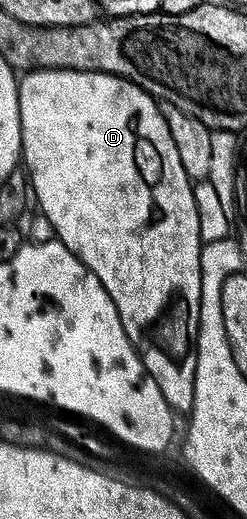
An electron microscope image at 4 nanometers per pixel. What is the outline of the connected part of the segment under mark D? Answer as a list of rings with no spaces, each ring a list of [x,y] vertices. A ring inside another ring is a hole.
[[[29,71],[19,80],[20,88],[20,146],[22,148],[22,163],[26,168],[27,178],[30,180],[30,191],[40,202],[38,207],[39,214],[45,215],[50,221],[50,225],[54,225],[56,230],[56,239],[66,245],[66,249],[70,253],[74,253],[77,258],[82,261],[82,265],[86,265],[86,269],[90,273],[94,273],[98,277],[98,281],[106,289],[106,293],[110,295],[110,300],[114,301],[115,309],[118,309],[118,317],[122,321],[122,329],[126,329],[126,337],[132,346],[136,348],[140,354],[142,365],[146,369],[146,373],[150,377],[154,377],[154,381],[158,385],[158,389],[162,389],[162,397],[166,397],[169,407],[173,412],[184,413],[191,412],[194,405],[194,377],[196,376],[196,334],[198,333],[198,313],[200,312],[200,298],[202,297],[202,273],[200,272],[200,250],[202,240],[200,230],[198,229],[198,205],[194,201],[194,193],[192,192],[194,183],[189,179],[186,169],[182,169],[182,160],[178,157],[178,148],[174,145],[174,137],[170,137],[170,125],[166,125],[166,121],[160,112],[160,103],[153,96],[146,94],[138,85],[134,85],[128,79],[123,79],[120,75],[107,75],[101,71]]]

